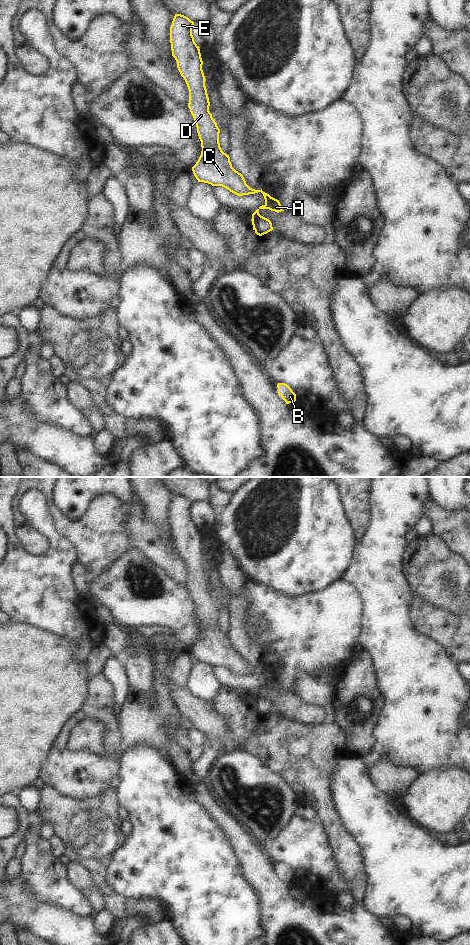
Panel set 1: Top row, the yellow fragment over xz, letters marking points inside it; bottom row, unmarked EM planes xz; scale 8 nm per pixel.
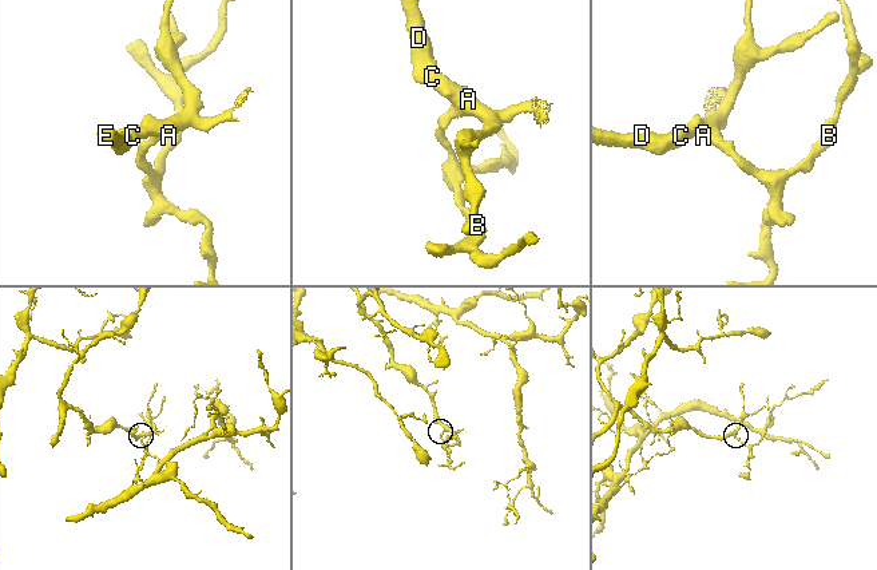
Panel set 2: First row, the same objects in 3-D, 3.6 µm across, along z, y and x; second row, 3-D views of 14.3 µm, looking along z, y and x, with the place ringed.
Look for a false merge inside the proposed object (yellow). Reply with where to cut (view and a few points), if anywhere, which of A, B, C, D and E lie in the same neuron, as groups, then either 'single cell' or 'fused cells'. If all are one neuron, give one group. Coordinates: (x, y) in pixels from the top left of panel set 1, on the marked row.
no cut; A B C D E; single cell

